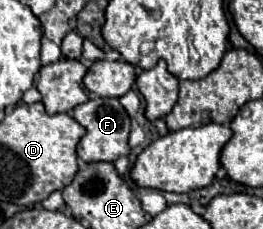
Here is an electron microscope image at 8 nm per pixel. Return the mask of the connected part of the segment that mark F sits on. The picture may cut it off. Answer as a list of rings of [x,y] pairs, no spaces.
[[[91,97],[87,103],[81,103],[73,109],[73,117],[79,125],[87,129],[85,137],[77,145],[77,155],[91,163],[91,161],[117,161],[121,155],[129,155],[129,131],[131,131],[131,119],[119,99],[107,99],[107,97]]]

